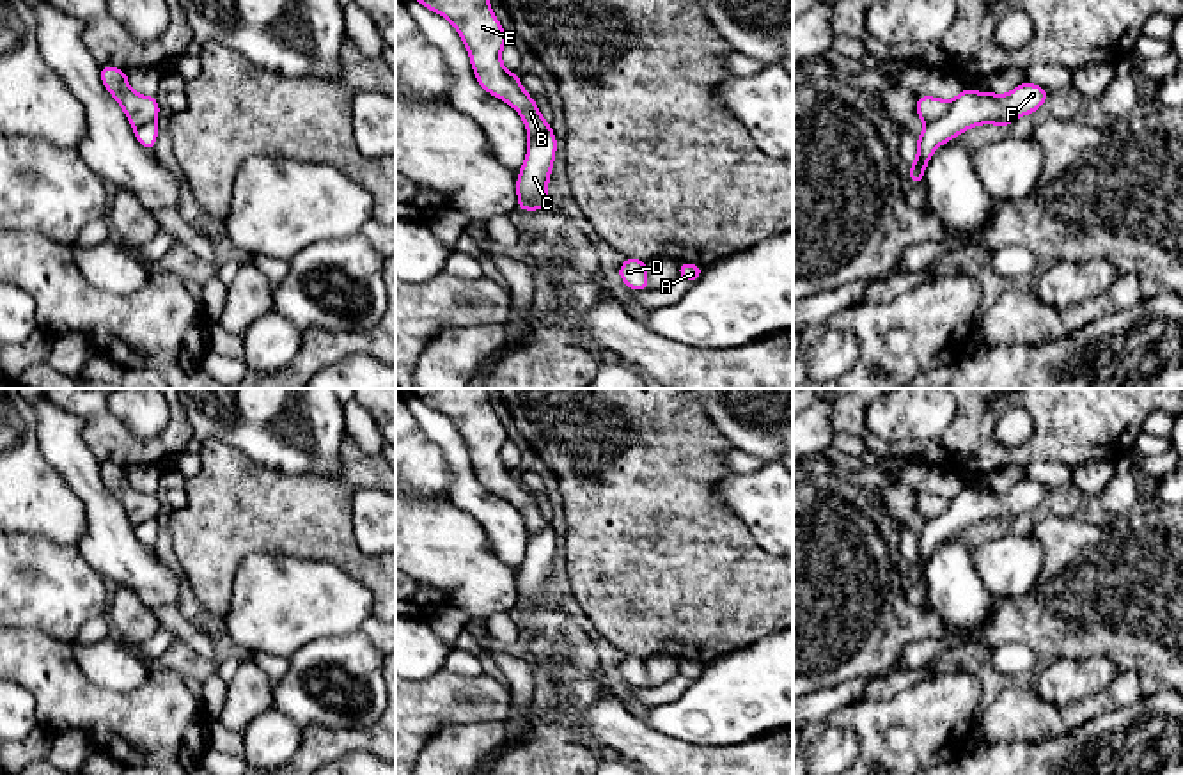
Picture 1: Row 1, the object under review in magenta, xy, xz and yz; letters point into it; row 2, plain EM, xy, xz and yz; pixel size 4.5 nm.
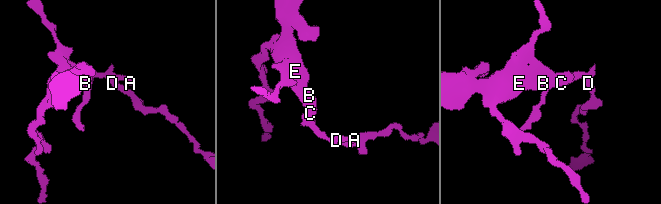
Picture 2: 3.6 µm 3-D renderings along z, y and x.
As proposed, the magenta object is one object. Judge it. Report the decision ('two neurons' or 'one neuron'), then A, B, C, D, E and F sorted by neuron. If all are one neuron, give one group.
two neurons; groups A C D F / B E

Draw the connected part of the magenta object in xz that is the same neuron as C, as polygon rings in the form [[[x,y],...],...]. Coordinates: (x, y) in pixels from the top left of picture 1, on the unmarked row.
[[[548,523],[527,544],[523,564],[518,568],[516,591],[520,608],[548,607],[548,576],[553,566],[557,536]]]

